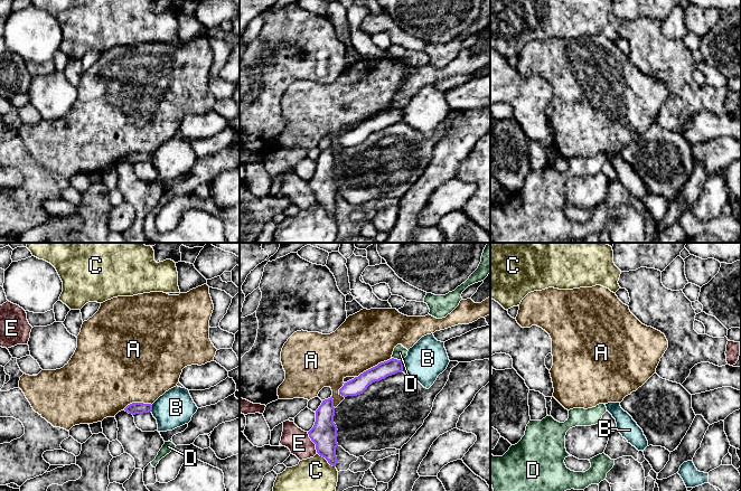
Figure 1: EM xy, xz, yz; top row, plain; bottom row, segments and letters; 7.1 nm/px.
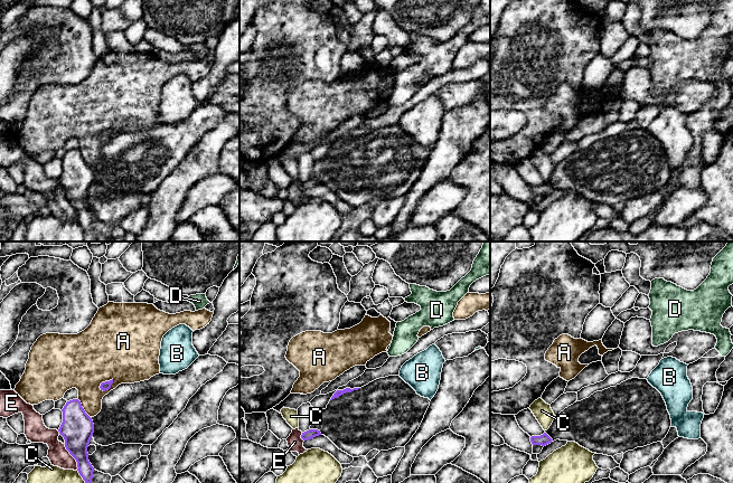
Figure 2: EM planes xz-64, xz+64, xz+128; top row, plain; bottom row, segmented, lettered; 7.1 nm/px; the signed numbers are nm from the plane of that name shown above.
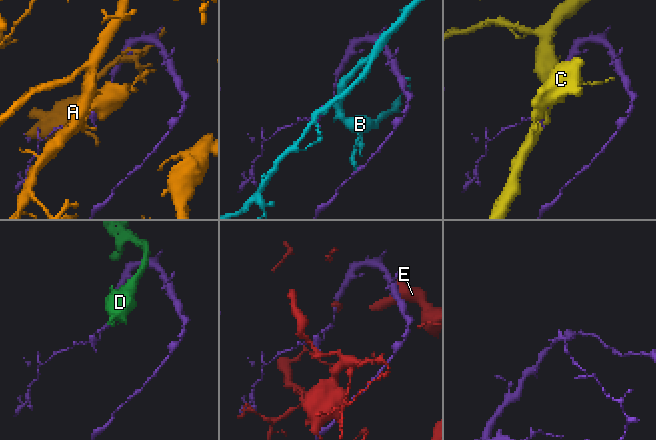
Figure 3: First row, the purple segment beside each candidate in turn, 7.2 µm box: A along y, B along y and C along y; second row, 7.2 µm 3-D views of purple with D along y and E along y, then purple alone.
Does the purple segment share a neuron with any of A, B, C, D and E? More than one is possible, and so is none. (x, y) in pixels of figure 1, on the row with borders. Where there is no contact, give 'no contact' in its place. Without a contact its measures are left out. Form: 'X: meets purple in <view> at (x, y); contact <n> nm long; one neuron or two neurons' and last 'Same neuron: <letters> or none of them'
A: meets purple in xz at (373, 367); contact 300 nm long; two neurons
B: meets purple in xz at (402, 366); contact 80 nm long; two neurons
C: meets purple in xz at (326, 459); contact 170 nm long; two neurons
D: meets purple in xz at (396, 359); contact 80 nm long; two neurons
E: meets purple in xz at (312, 441); contact 170 nm long; two neurons
Same neuron: none of them

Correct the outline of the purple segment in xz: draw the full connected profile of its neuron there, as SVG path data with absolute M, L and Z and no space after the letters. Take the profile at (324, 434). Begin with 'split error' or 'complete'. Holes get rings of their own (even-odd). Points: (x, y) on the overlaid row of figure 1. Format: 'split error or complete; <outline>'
complete; M332 396L322 400L316 410L316 422L313 427L308 432L309 437L316 444L317 453L325 457L332 466L337 464L336 447L337 426L334 423L335 407Z

